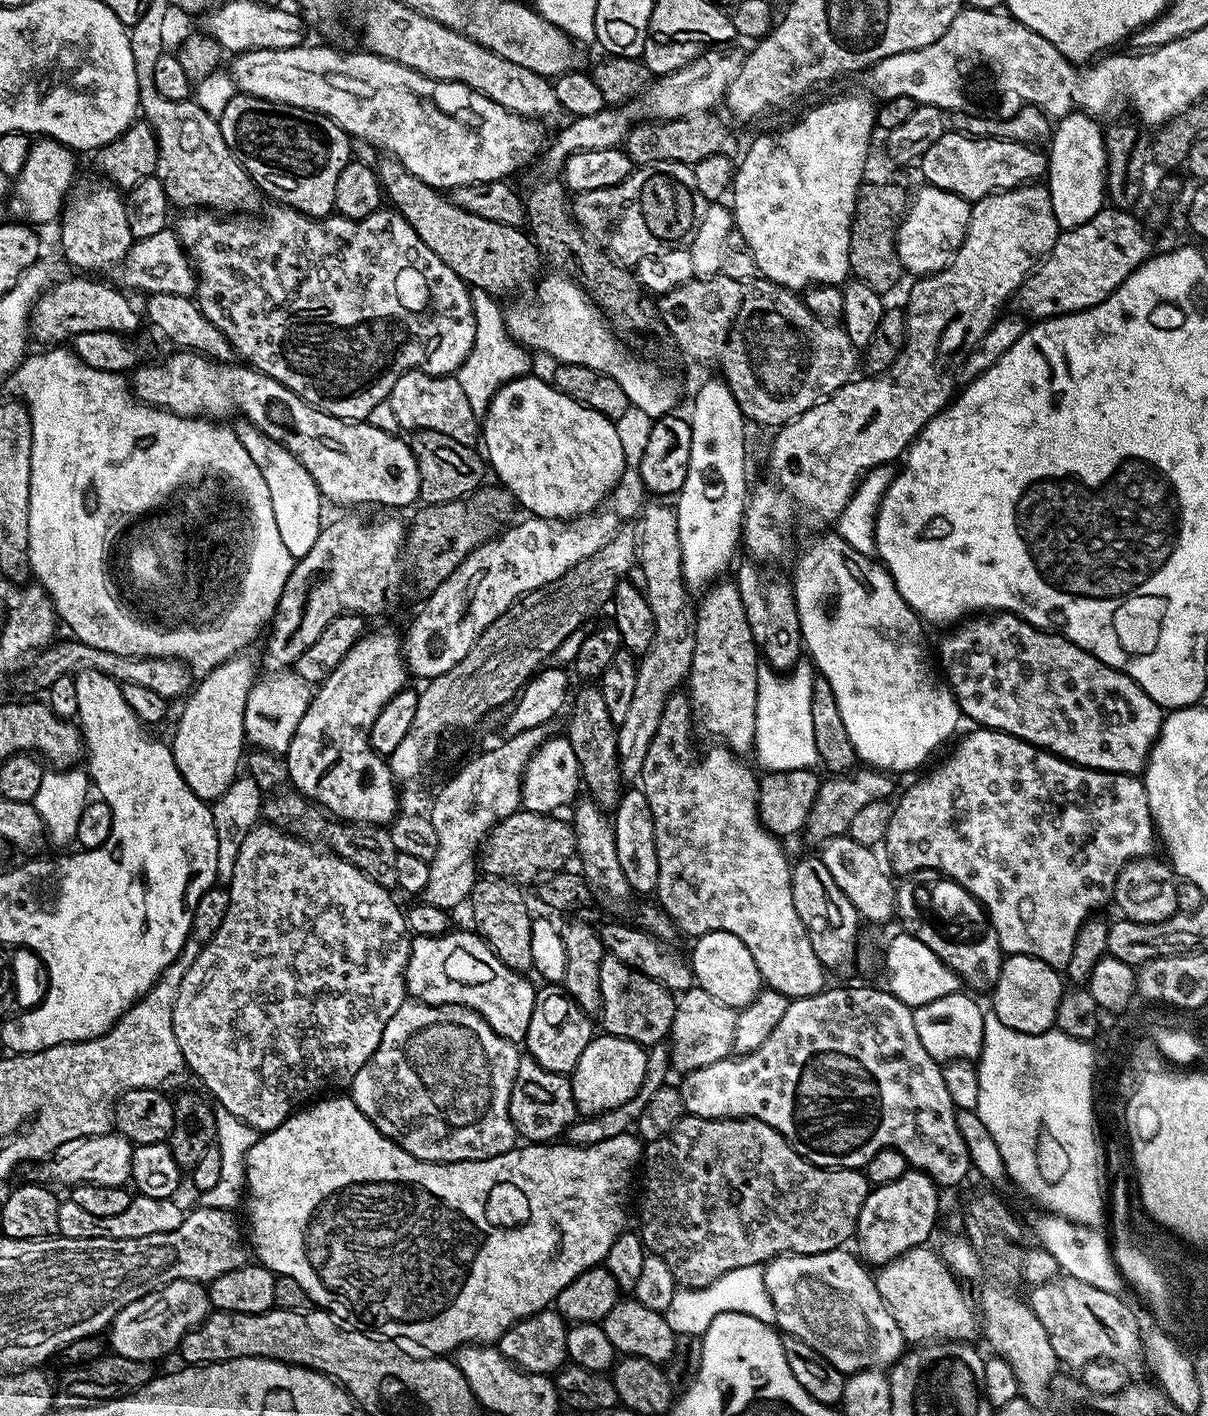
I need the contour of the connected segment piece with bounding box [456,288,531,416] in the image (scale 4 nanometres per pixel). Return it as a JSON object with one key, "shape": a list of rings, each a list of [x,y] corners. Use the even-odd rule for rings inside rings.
{"shape":[[[475,288],[472,293],[472,308],[475,310],[475,338],[471,352],[457,369],[456,377],[470,408],[477,416],[487,412],[493,395],[504,384],[529,373],[530,360],[527,349],[521,347],[508,333],[504,324],[502,308],[496,304],[495,297],[483,288]]]}

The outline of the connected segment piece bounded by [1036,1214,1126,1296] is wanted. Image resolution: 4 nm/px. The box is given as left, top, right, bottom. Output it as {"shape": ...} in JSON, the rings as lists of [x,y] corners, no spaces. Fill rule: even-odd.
{"shape":[[[1044,1214],[1036,1224],[1036,1236],[1039,1247],[1050,1250],[1058,1261],[1061,1273],[1073,1276],[1078,1282],[1086,1282],[1086,1286],[1098,1286],[1098,1290],[1120,1296],[1126,1288],[1125,1279],[1112,1257],[1110,1240],[1095,1227],[1087,1224],[1075,1224],[1064,1216]]]}

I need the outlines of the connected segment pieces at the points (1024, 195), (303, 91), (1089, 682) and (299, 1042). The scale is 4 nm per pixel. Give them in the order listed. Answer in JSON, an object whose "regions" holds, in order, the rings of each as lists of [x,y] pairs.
{"regions":[[[[1033,182],[1031,184],[1021,184],[1018,188],[1007,188],[1005,192],[992,192],[988,196],[982,197],[981,200],[975,201],[972,204],[972,213],[970,214],[970,222],[968,229],[964,235],[964,241],[960,249],[954,254],[954,258],[946,265],[942,271],[933,272],[931,276],[921,276],[915,281],[916,285],[908,292],[908,308],[903,309],[904,313],[904,347],[900,349],[900,353],[896,355],[896,361],[890,365],[885,372],[879,372],[877,376],[865,375],[864,380],[857,379],[855,382],[844,384],[832,396],[825,396],[820,403],[815,404],[810,410],[806,410],[793,420],[791,424],[785,424],[775,433],[776,436],[772,440],[772,453],[768,456],[768,473],[765,474],[764,480],[755,481],[754,487],[751,489],[750,495],[744,505],[744,527],[742,529],[742,544],[743,547],[748,547],[748,552],[753,561],[756,562],[780,562],[776,560],[784,560],[788,556],[788,532],[787,528],[796,520],[796,515],[805,516],[810,523],[828,524],[839,521],[842,510],[846,510],[846,506],[850,502],[850,498],[855,494],[856,488],[860,485],[864,475],[873,468],[891,465],[891,460],[899,461],[904,453],[908,451],[916,435],[925,428],[938,413],[948,407],[954,396],[954,389],[958,384],[957,369],[961,367],[964,359],[976,348],[977,344],[1001,315],[1004,303],[1011,301],[1015,297],[1016,292],[1020,289],[1020,284],[1025,280],[1047,256],[1048,251],[1054,246],[1054,242],[1060,236],[1062,229],[1058,221],[1054,218],[1053,207],[1051,206],[1050,194],[1047,187],[1043,183]]],[[[301,46],[299,48],[287,48],[286,50],[270,50],[269,48],[250,48],[247,52],[242,52],[231,57],[232,68],[230,67],[230,75],[232,83],[245,96],[257,96],[263,100],[270,102],[278,102],[279,104],[289,104],[295,108],[305,108],[311,112],[322,114],[326,118],[330,118],[342,131],[348,133],[349,137],[355,138],[357,141],[365,140],[368,144],[373,144],[376,148],[381,148],[381,153],[396,156],[398,162],[402,162],[402,166],[406,166],[406,170],[410,174],[414,174],[414,178],[418,178],[422,182],[426,182],[431,188],[439,188],[441,190],[451,190],[453,188],[461,188],[467,184],[481,184],[482,182],[490,182],[491,180],[502,180],[511,177],[511,172],[519,170],[523,164],[534,159],[536,155],[545,147],[544,144],[544,128],[545,125],[539,120],[532,119],[531,116],[519,116],[510,110],[506,110],[506,106],[498,106],[498,102],[490,102],[490,98],[486,98],[482,94],[478,94],[470,86],[459,84],[458,82],[450,82],[449,80],[435,80],[429,76],[418,74],[414,70],[410,70],[406,66],[402,66],[393,60],[387,60],[381,56],[375,56],[367,50],[359,50],[360,52],[339,52],[336,48],[308,48],[309,46]]],[[[1011,612],[980,614],[975,618],[965,619],[963,623],[953,627],[949,632],[952,633],[940,644],[940,664],[944,667],[945,673],[943,672],[943,675],[946,677],[948,687],[956,695],[961,713],[967,719],[969,716],[974,722],[973,725],[1017,736],[1020,740],[1026,741],[1027,744],[1033,744],[1036,748],[1045,748],[1047,752],[1052,752],[1063,760],[1068,760],[1072,764],[1080,764],[1083,768],[1095,768],[1097,772],[1143,773],[1148,764],[1148,755],[1152,752],[1152,746],[1156,743],[1160,733],[1160,724],[1165,718],[1165,713],[1160,705],[1153,702],[1126,673],[1106,666],[1101,660],[1094,658],[1089,652],[1067,640],[1065,636],[1058,636],[1054,632],[1046,632],[1043,628],[1036,628],[1033,624],[1027,624],[1020,616],[1013,616]]],[[[267,822],[257,824],[250,830],[250,834],[246,834],[246,842],[242,842],[242,850],[238,850],[236,855],[232,882],[227,885],[227,890],[230,894],[230,906],[226,906],[222,926],[218,926],[216,933],[201,947],[196,961],[186,970],[186,978],[182,978],[182,986],[178,986],[178,998],[172,1011],[174,1038],[178,1038],[178,1050],[182,1050],[187,1071],[192,1071],[205,1084],[203,1087],[207,1095],[219,1107],[234,1114],[234,1118],[246,1122],[257,1133],[263,1134],[275,1130],[281,1122],[313,1098],[332,1089],[347,1089],[358,1070],[366,1066],[366,1062],[382,1042],[382,1030],[386,1030],[386,1022],[390,1022],[390,1018],[398,1014],[398,1006],[405,1002],[404,971],[408,965],[412,940],[405,913],[402,908],[400,912],[389,889],[372,881],[366,873],[332,851],[321,850],[315,843],[300,840]]]]}

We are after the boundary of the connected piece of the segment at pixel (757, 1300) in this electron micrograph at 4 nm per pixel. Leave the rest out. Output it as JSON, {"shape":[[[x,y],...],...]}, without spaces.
{"shape":[[[761,1265],[730,1270],[730,1274],[722,1274],[722,1278],[705,1288],[680,1288],[674,1298],[670,1298],[670,1306],[663,1313],[670,1330],[677,1336],[703,1337],[713,1318],[723,1312],[750,1314],[750,1318],[758,1318],[758,1322],[773,1323],[772,1299],[764,1285],[764,1269]]]}

